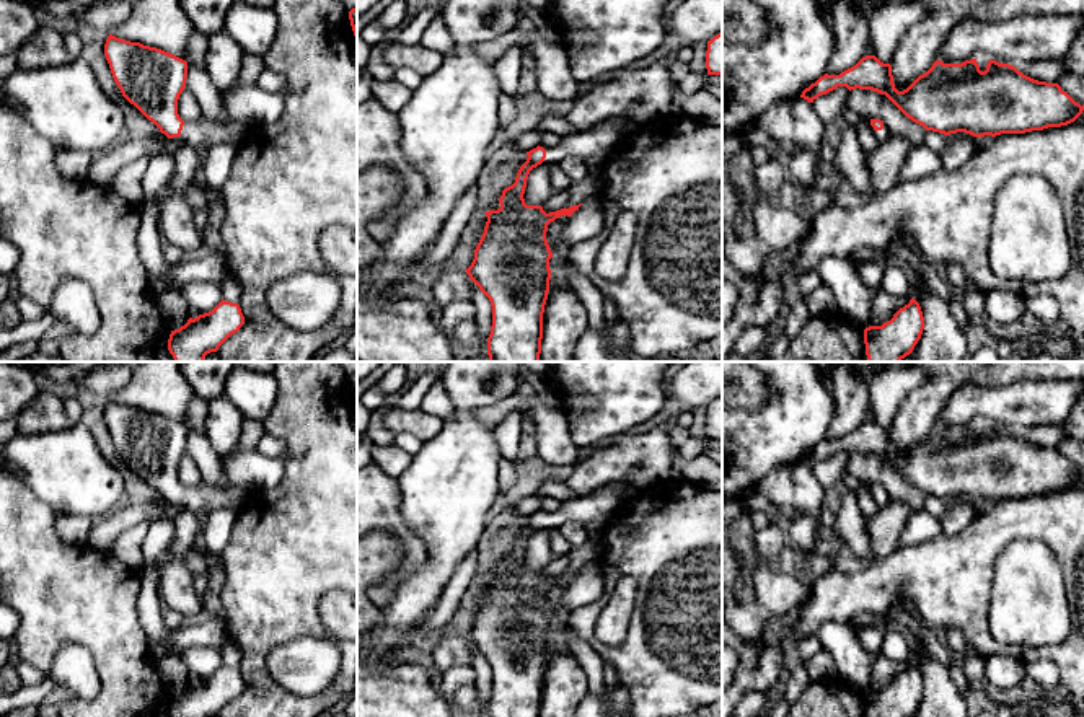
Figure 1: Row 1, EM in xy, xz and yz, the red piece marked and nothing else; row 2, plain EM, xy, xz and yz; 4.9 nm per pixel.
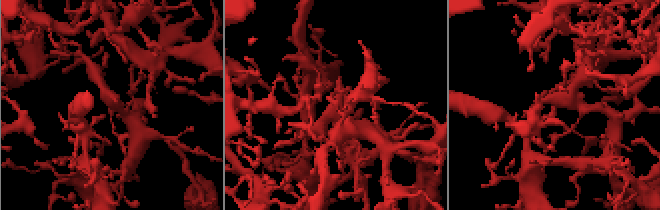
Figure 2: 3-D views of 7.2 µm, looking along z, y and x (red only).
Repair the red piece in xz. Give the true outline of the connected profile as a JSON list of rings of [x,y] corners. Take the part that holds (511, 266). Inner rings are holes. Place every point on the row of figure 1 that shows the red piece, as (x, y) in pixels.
[[[608,119],[584,132],[562,137],[562,142],[549,150],[538,145],[527,152],[528,158],[520,166],[515,183],[502,191],[500,207],[486,212],[484,233],[474,249],[471,266],[465,271],[492,306],[492,326],[487,337],[489,362],[540,362],[543,313],[551,279],[549,259],[553,257],[546,240],[548,225],[562,215],[571,217],[582,205],[564,207],[549,213],[541,205],[527,205],[523,194],[530,171],[543,161],[559,165],[567,156],[608,160],[623,143],[624,135],[641,127],[634,119]]]

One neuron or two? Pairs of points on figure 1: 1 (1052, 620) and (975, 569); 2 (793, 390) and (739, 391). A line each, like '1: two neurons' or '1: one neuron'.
1: two neurons
2: two neurons

